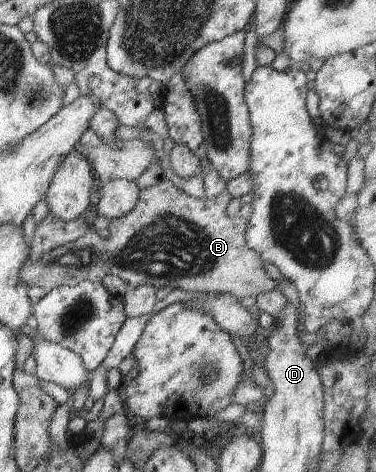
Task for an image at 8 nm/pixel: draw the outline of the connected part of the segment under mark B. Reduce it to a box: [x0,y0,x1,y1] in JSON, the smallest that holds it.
[20,179,277,298]

